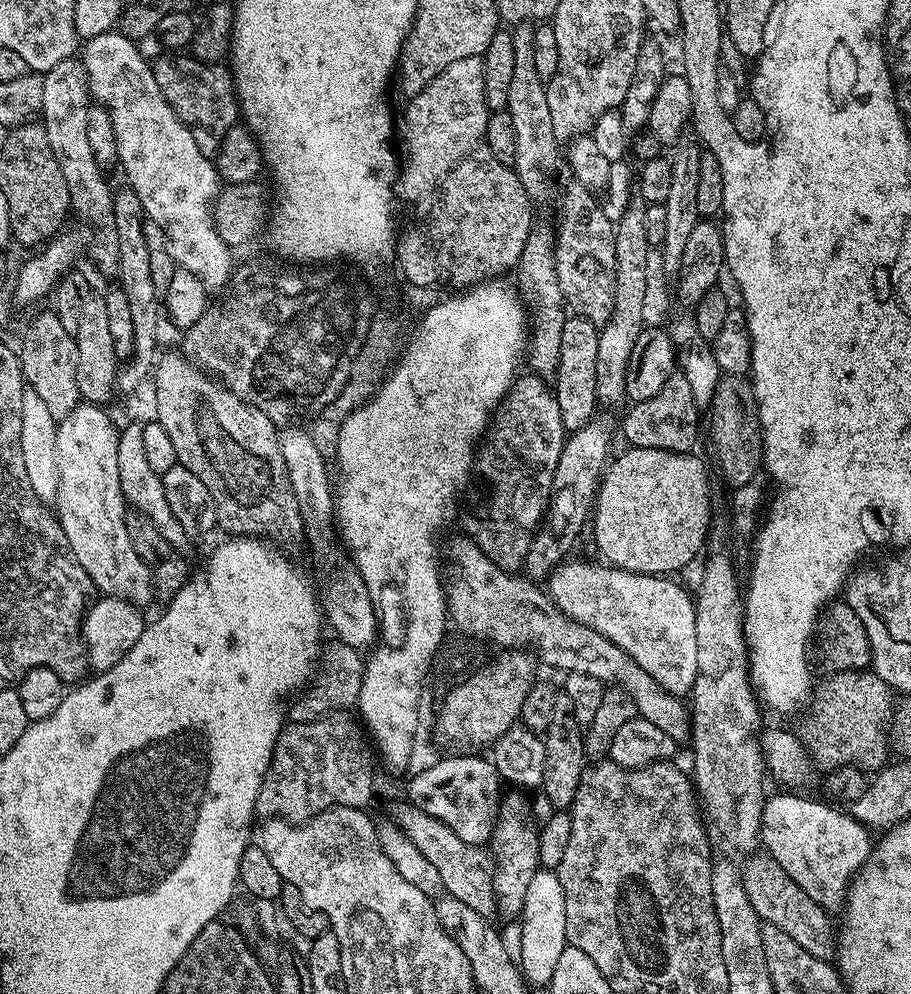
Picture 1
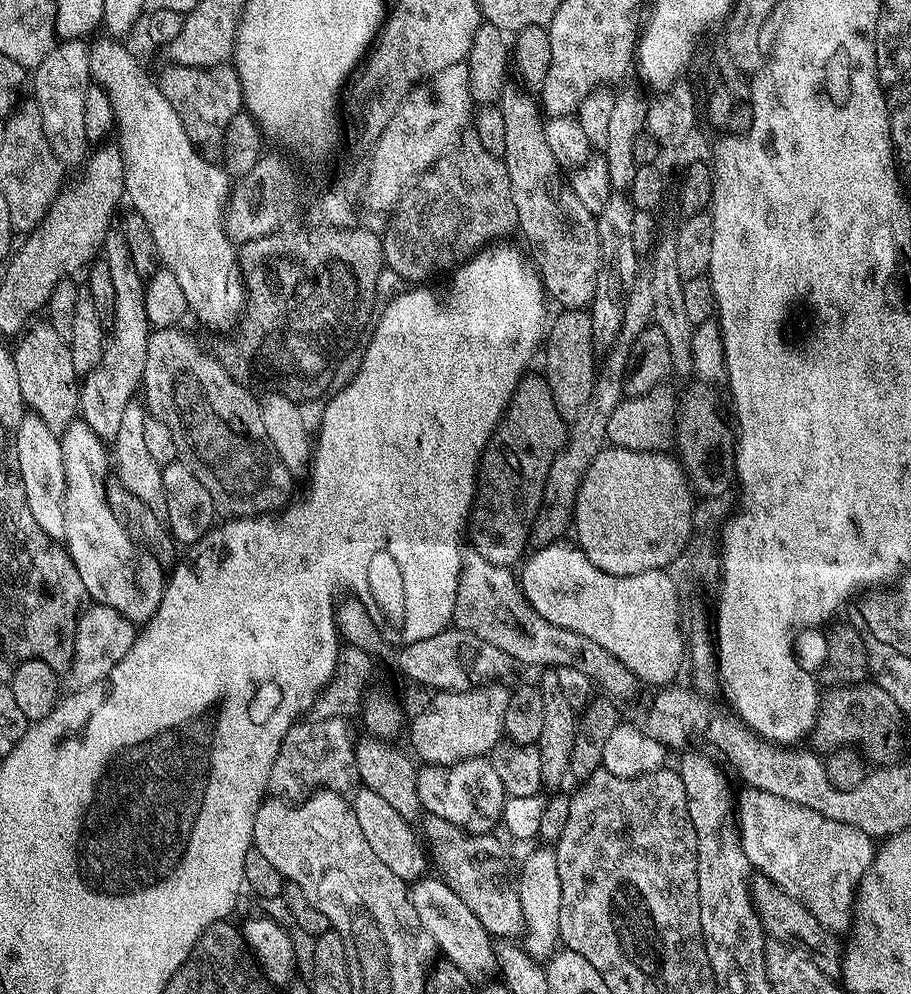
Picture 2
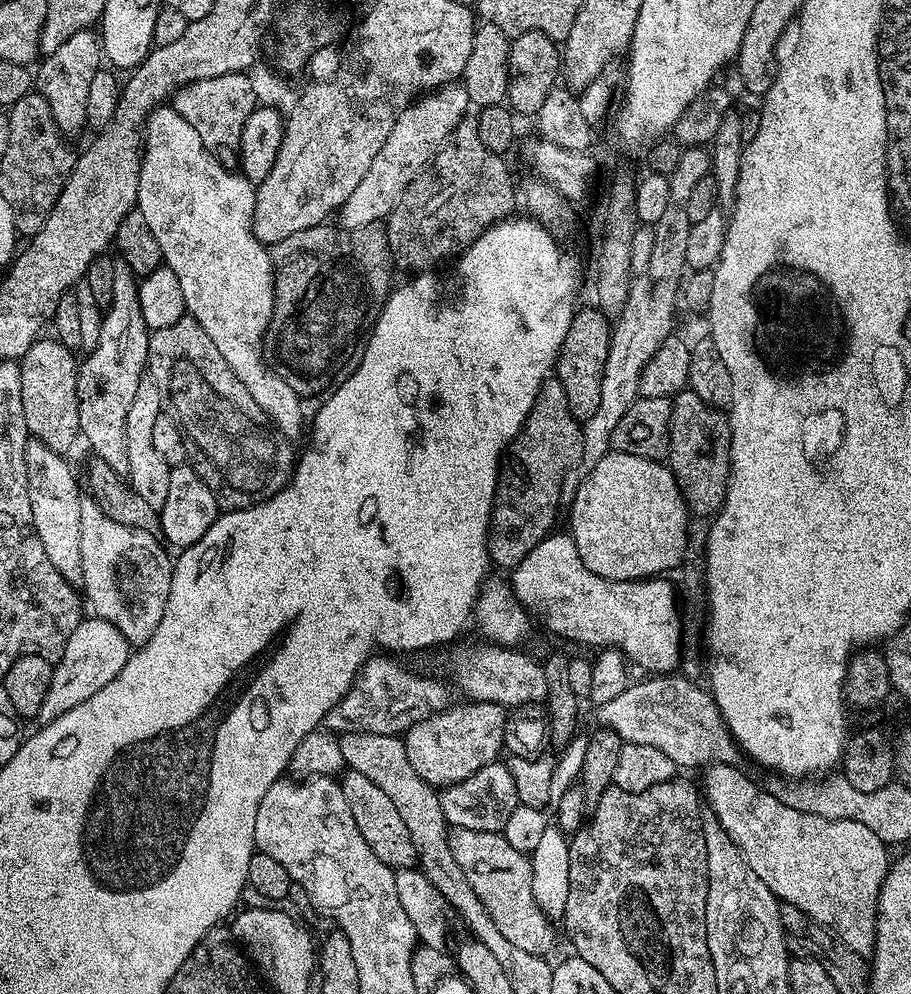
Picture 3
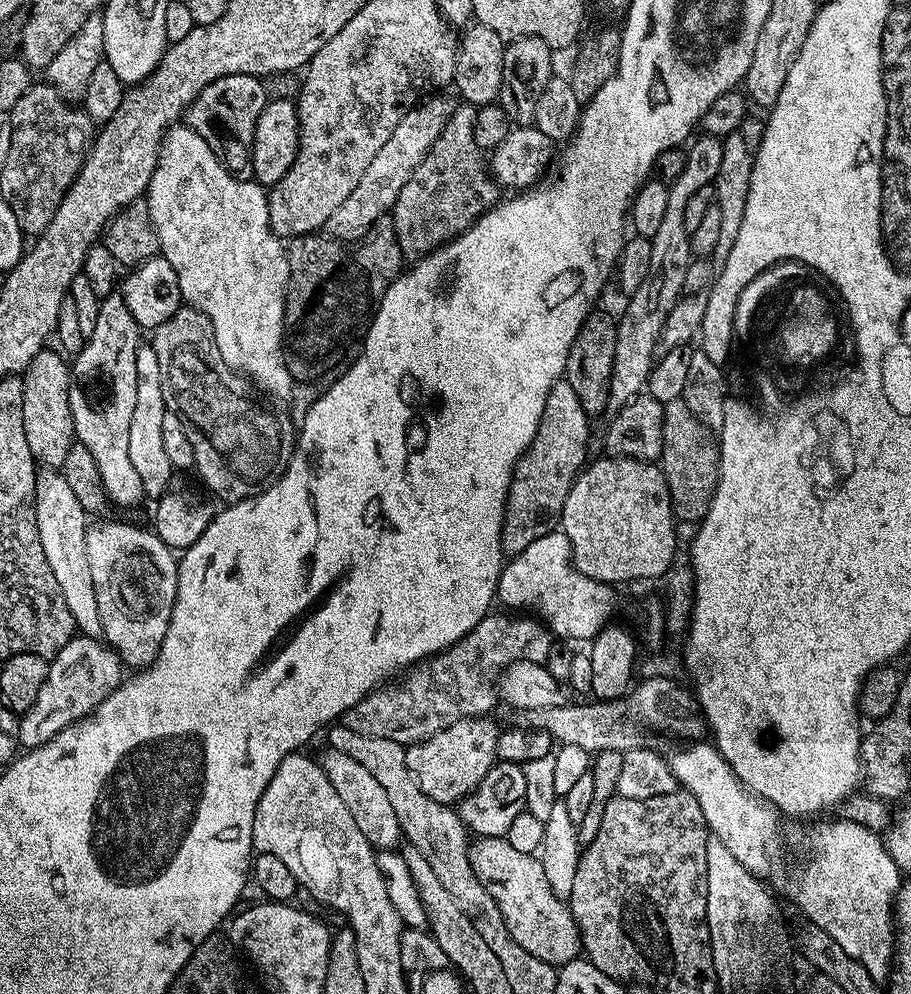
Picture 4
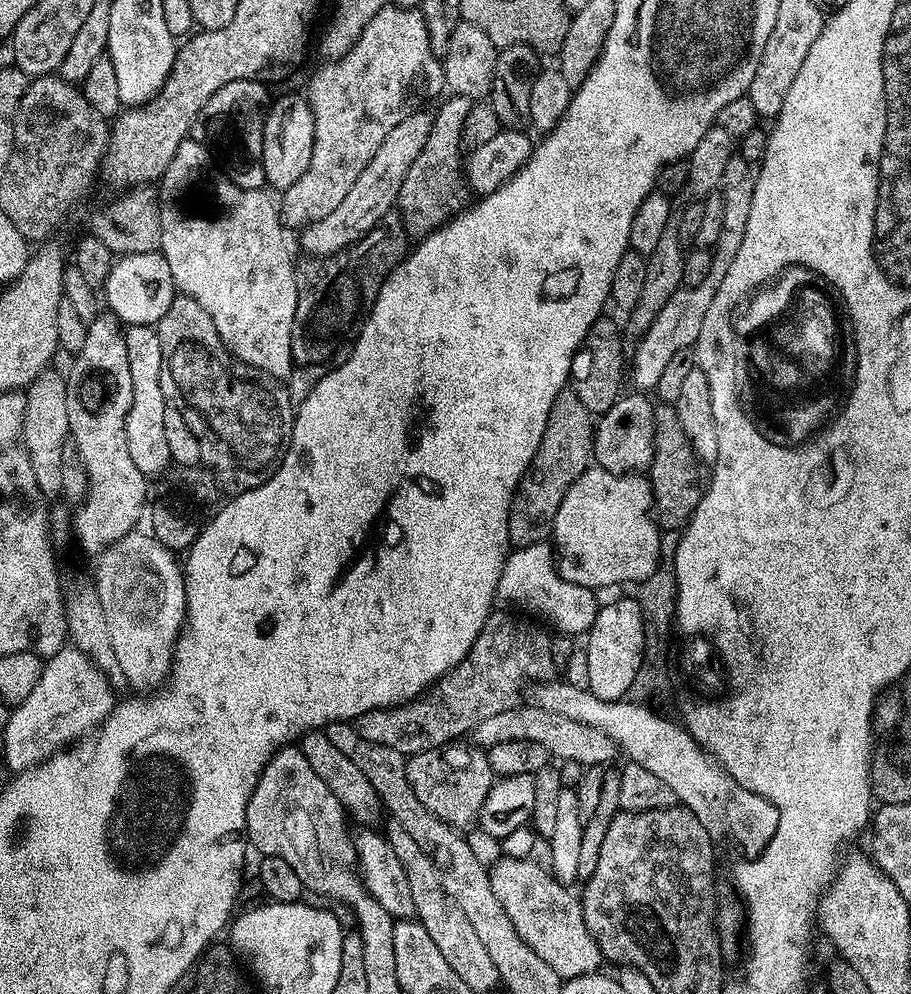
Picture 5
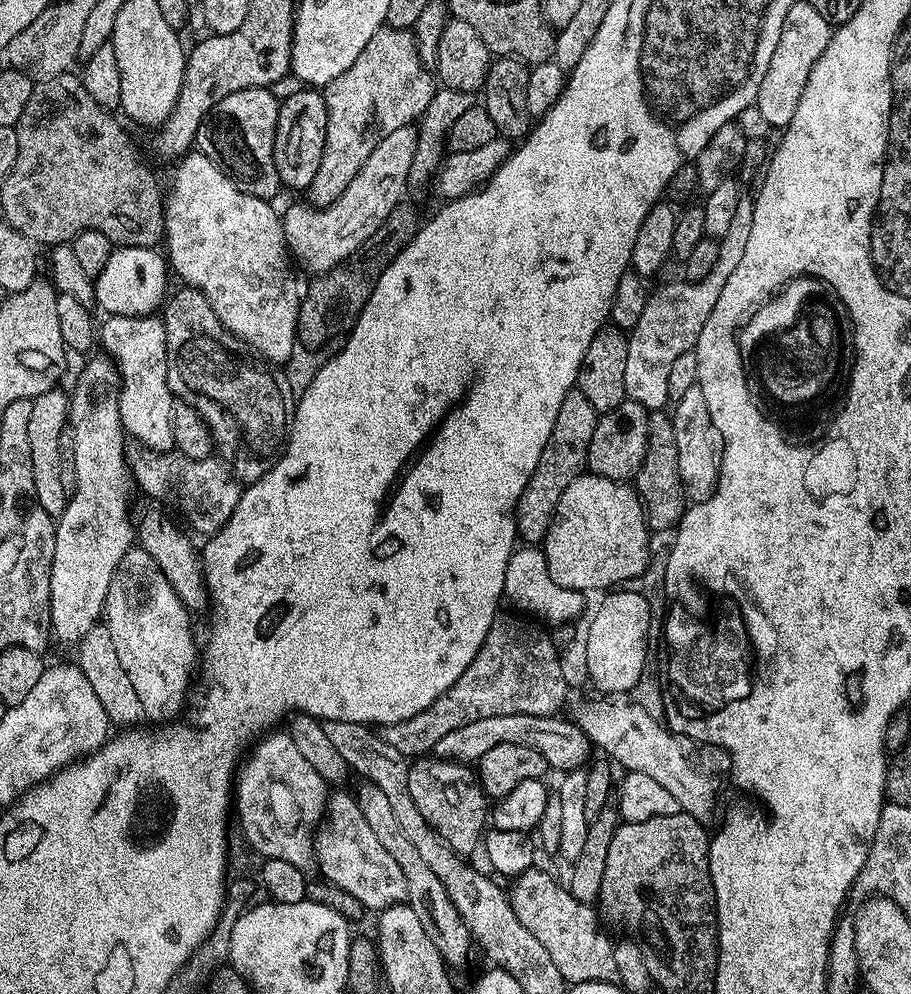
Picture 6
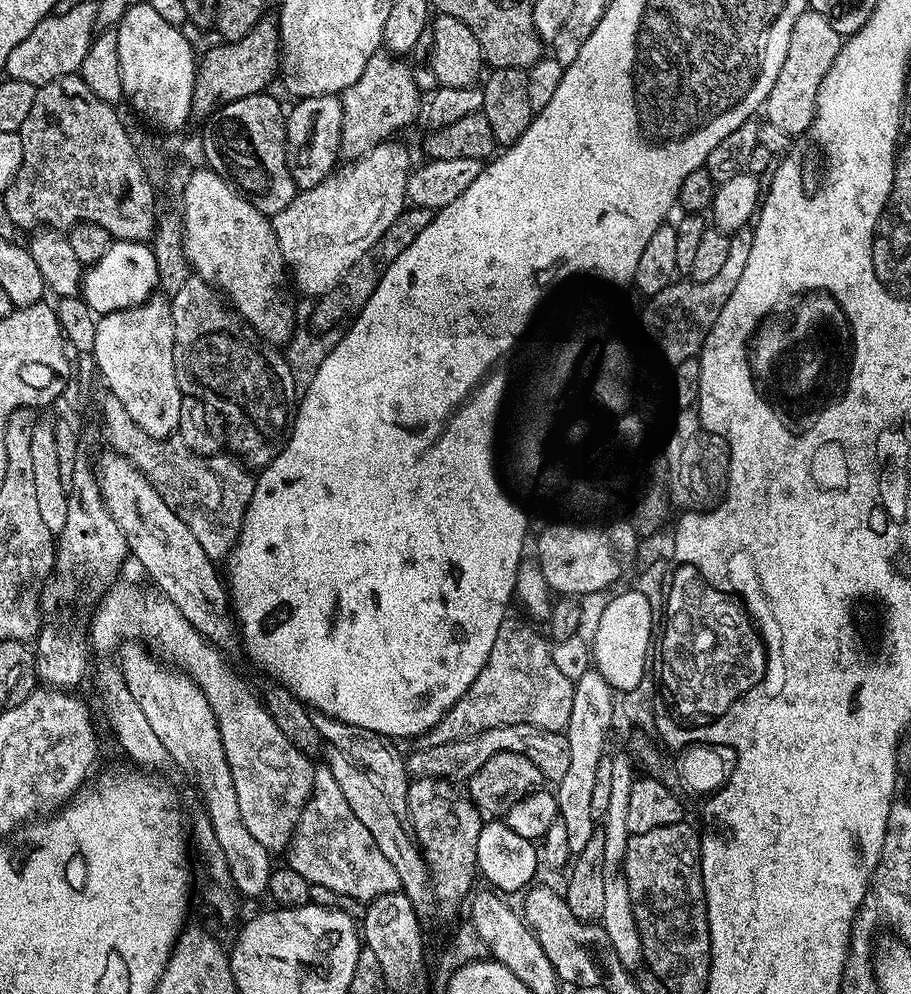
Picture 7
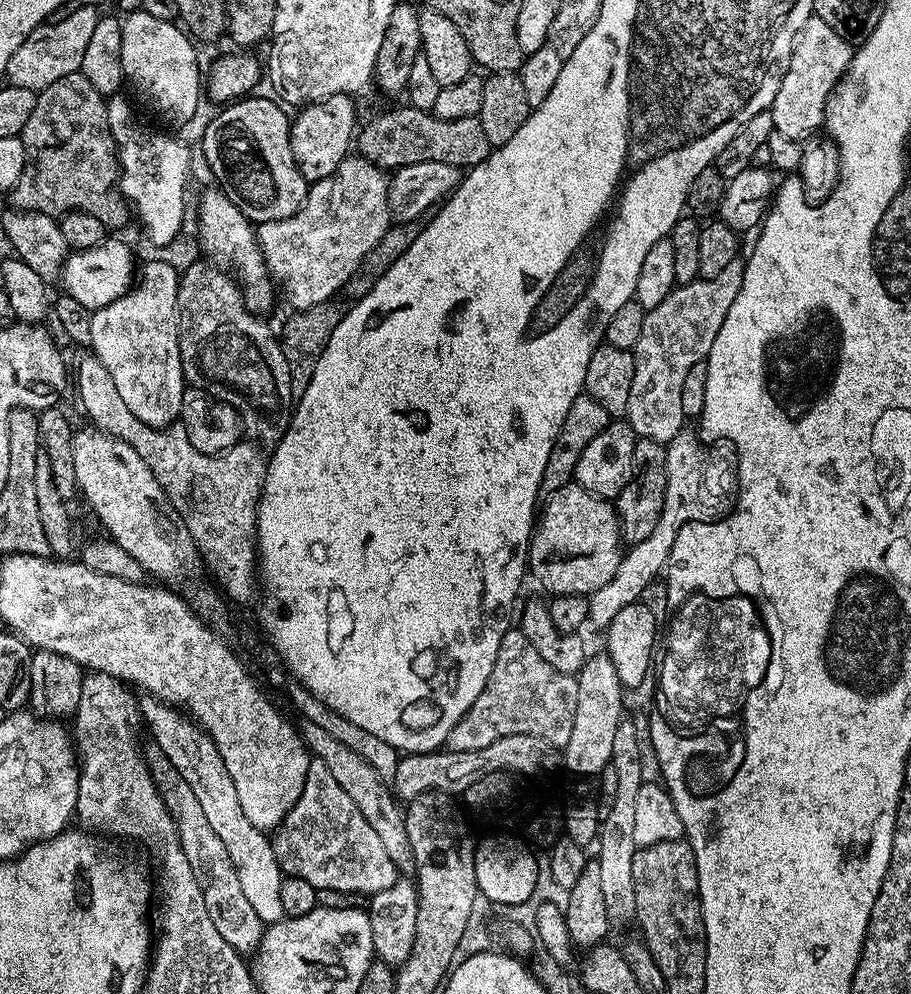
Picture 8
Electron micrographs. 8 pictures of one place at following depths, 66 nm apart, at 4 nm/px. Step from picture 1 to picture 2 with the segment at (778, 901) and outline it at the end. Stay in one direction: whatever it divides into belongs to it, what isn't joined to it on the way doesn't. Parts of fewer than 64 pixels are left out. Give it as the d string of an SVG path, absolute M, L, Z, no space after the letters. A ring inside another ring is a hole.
M756 874L751 877L750 887L752 899L755 901L757 911L761 919L766 921L767 927L777 932L779 939L784 942L791 942L807 952L817 966L833 978L839 977L842 972L844 954L842 944L838 941L837 933L831 932L810 912L807 905L796 896L791 896L785 888L778 886L763 874Z

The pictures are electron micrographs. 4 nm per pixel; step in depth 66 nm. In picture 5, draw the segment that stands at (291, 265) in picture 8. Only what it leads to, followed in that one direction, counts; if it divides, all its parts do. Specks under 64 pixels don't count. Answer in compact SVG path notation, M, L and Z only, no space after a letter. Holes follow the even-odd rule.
M421 110L410 114L410 118L398 122L398 126L394 126L394 130L386 134L386 142L378 146L378 154L370 158L370 166L366 166L366 170L358 174L358 182L350 186L350 194L342 198L340 205L331 214L326 214L326 218L304 225L299 233L300 244L308 251L305 253L309 257L332 256L335 252L349 248L351 244L355 244L357 240L362 239L364 235L377 227L380 219L387 212L393 211L396 195L400 193L402 186L402 178L406 178L406 170L410 170L414 158L422 154L422 146L426 146L432 118L431 111Z

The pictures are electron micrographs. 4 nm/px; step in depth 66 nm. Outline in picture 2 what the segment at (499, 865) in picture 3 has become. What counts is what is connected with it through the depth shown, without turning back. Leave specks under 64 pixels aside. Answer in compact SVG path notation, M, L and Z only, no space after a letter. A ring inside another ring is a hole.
M428 816L426 822L426 844L431 859L440 863L440 868L444 871L443 879L454 890L454 894L458 894L458 898L462 898L462 902L474 910L489 936L519 937L524 928L524 914L519 895L504 885L504 864L500 861L500 844L495 840L495 835L474 836L471 832L464 832L458 826L446 822L446 818L437 816Z

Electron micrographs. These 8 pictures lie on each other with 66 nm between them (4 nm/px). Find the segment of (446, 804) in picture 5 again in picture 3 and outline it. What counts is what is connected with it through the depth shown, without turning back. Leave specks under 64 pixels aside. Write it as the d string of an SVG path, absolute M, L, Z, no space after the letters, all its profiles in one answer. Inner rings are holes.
M485 700L463 703L453 703L443 712L435 712L403 733L404 749L406 758L410 758L410 766L414 766L422 779L433 786L462 782L462 778L482 770L482 766L493 763L499 757L496 755L501 755L506 715L504 705L491 704Z

